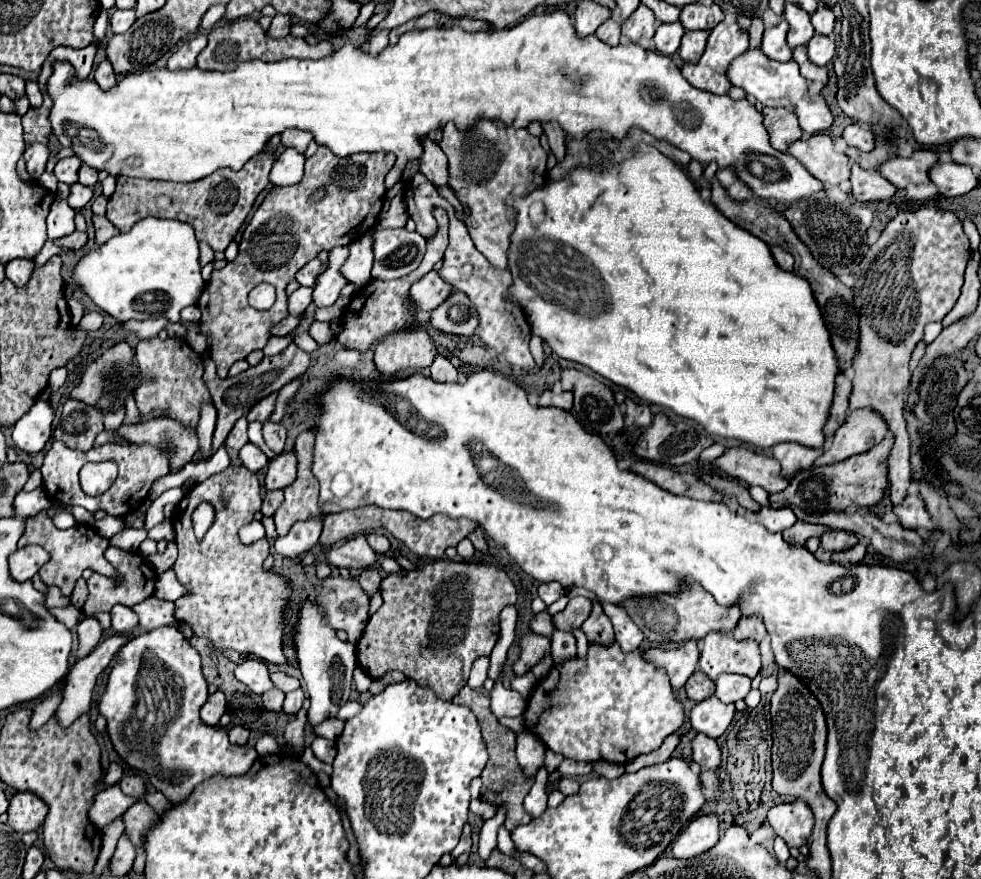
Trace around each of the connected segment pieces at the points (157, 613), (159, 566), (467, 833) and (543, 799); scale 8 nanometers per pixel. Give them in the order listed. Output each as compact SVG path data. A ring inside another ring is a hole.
M151 596L143 600L141 604L133 606L133 610L139 614L139 628L137 632L147 632L153 628L163 626L179 626L179 620L175 620L175 604L171 600L159 600L157 596Z
M169 542L169 544L167 544L167 550L165 550L163 554L153 554L153 556L149 556L149 558L147 558L147 562L151 562L151 564L153 564L153 568L157 570L157 574L163 574L165 570L169 570L169 568L173 566L175 558L177 558L175 544L173 544L173 542Z
M465 824L463 834L461 834L461 840L459 840L459 844L455 846L455 850L453 850L451 854L457 858L457 856L461 856L463 852L471 852L471 844L473 844L473 840L471 840L471 826Z
M541 766L539 772L537 772L537 782L533 784L531 792L525 796L525 810L533 816L533 818L539 818L543 814L543 810L547 808L547 768Z

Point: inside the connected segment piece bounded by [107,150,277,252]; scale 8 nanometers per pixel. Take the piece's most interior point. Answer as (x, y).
(216, 206)

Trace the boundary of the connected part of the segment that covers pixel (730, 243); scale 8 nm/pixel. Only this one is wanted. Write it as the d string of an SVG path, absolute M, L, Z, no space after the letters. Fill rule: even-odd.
M643 144L631 160L625 160L611 172L601 174L587 172L587 168L575 168L575 172L571 172L565 180L547 182L543 188L537 188L537 192L531 192L531 196L511 200L511 204L515 204L519 214L509 248L509 272L513 274L509 298L525 308L533 334L541 336L559 358L579 362L603 378L635 392L641 400L665 406L683 418L703 424L703 428L713 436L737 438L757 448L771 448L779 442L797 442L809 448L823 448L823 426L829 418L835 378L841 370L831 344L831 334L827 332L809 282L779 268L763 240L731 224L731 220L727 220L713 204L705 204L693 182L673 160L663 156L657 148ZM537 200L545 204L545 220L539 224L529 218L529 208Z

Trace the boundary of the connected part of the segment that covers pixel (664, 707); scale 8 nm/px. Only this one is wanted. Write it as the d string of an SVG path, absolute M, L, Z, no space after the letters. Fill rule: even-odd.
M591 644L587 660L555 664L551 676L537 684L525 710L525 724L547 748L567 758L627 764L639 754L657 750L663 738L683 724L683 706L667 674L645 662L639 650L625 654L617 644L609 648Z

